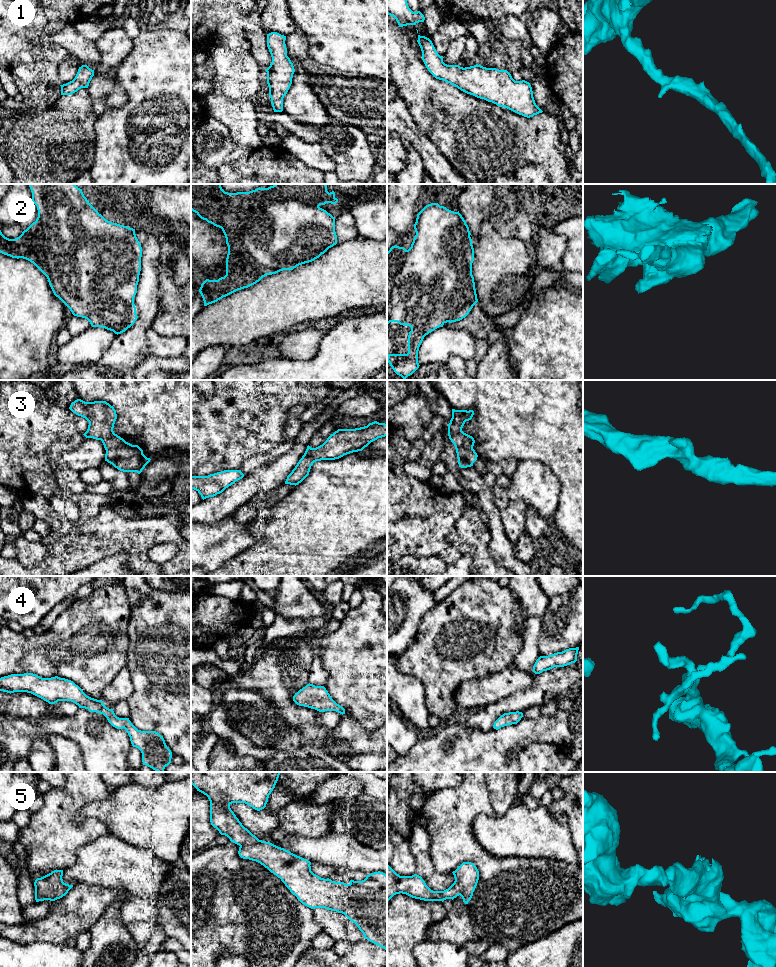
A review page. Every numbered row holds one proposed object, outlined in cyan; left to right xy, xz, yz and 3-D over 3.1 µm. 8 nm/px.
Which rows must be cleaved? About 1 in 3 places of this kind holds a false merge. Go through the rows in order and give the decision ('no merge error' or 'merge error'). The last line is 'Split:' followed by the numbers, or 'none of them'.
1: no merge error
2: no merge error
3: no merge error
4: no merge error
5: no merge error
Split: none of them

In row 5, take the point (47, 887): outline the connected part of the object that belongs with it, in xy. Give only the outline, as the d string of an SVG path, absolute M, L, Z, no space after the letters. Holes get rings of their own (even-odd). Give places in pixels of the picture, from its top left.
M54 870L51 873L37 878L34 882L36 902L55 901L65 896L73 887L63 882L63 870Z

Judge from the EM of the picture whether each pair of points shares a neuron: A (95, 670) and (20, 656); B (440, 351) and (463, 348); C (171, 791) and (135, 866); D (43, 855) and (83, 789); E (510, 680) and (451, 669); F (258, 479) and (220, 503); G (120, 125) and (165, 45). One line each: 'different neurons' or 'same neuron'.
A: same neuron
B: same neuron
C: different neurons
D: same neuron
E: different neurons
F: same neuron
G: same neuron

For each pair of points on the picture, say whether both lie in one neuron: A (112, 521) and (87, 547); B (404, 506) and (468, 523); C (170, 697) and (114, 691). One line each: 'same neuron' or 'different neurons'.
A: same neuron
B: different neurons
C: different neurons

